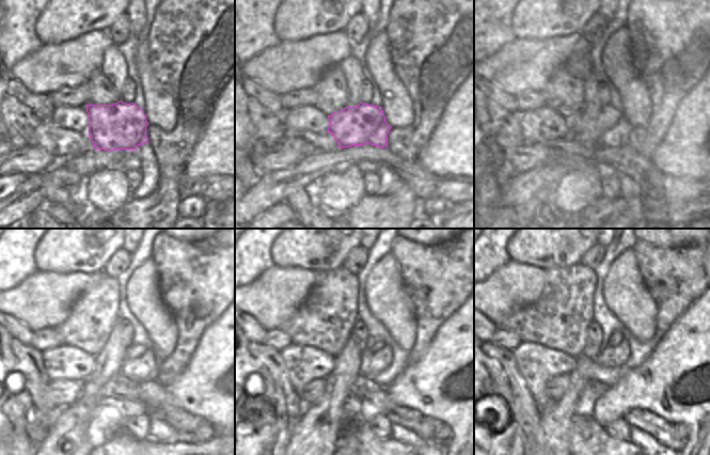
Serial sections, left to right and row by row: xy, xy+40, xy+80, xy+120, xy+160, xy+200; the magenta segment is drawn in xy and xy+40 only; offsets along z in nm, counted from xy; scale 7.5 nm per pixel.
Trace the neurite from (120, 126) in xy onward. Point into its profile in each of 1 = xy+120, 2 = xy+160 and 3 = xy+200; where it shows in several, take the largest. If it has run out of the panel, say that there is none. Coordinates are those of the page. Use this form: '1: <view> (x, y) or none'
1: xy+120 (139, 363)
2: xy+160 (378, 357)
3: xy+200 (616, 352)

